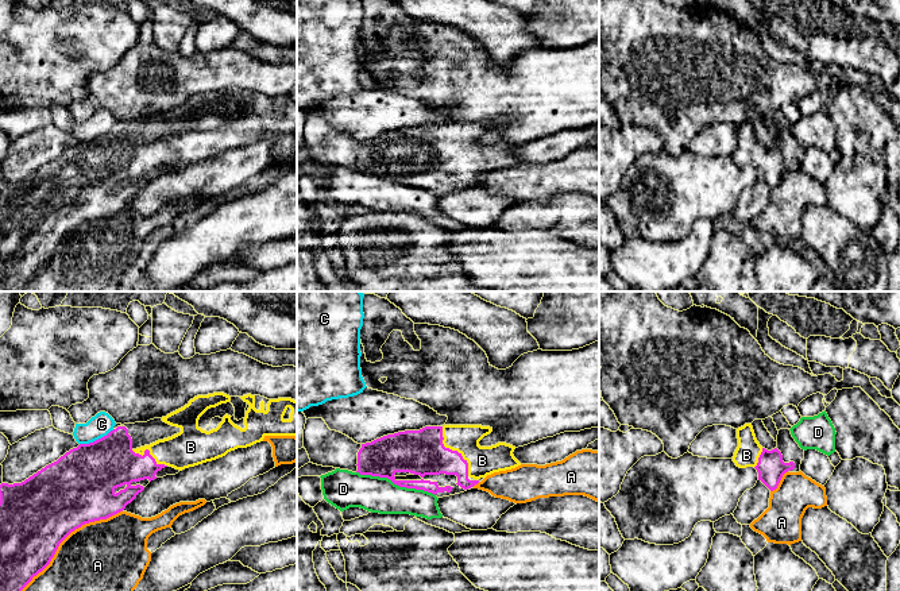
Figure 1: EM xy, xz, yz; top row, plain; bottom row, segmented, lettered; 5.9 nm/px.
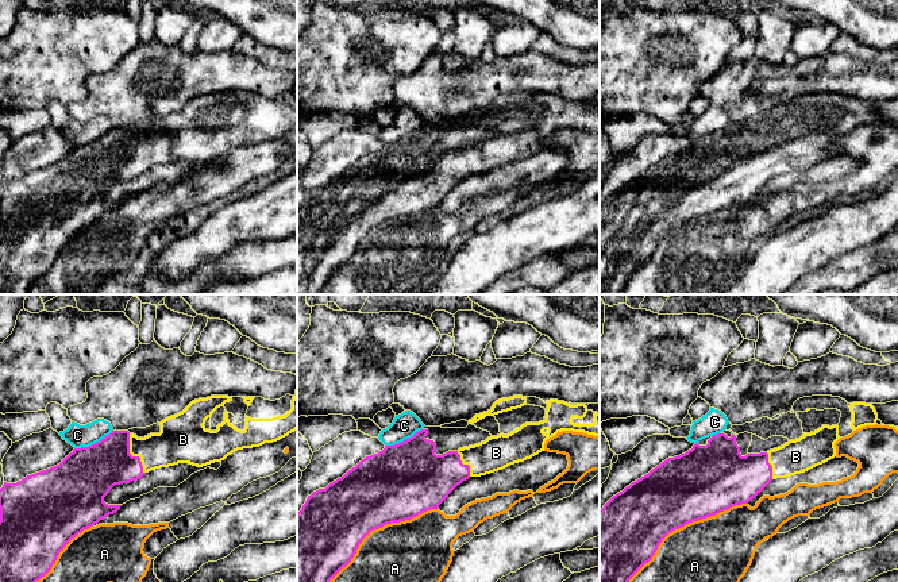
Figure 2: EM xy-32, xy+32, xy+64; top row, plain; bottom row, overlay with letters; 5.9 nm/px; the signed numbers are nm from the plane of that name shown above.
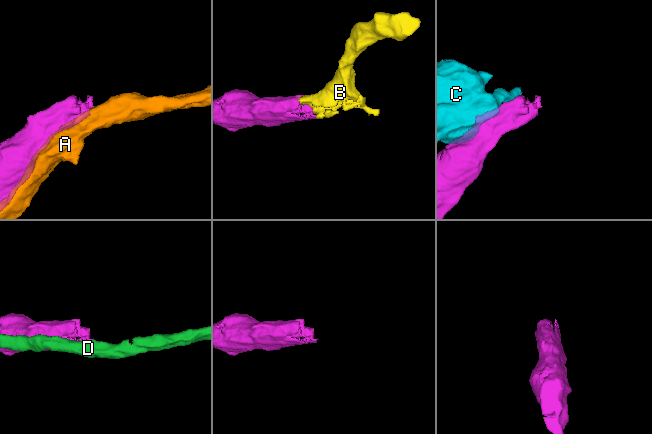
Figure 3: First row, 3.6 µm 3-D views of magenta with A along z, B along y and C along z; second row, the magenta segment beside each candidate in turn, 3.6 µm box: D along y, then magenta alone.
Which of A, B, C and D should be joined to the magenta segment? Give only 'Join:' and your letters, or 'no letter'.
Join: B

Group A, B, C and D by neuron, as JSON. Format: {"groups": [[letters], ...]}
{"groups": [["A"], ["B"], ["C"], ["D"]]}

